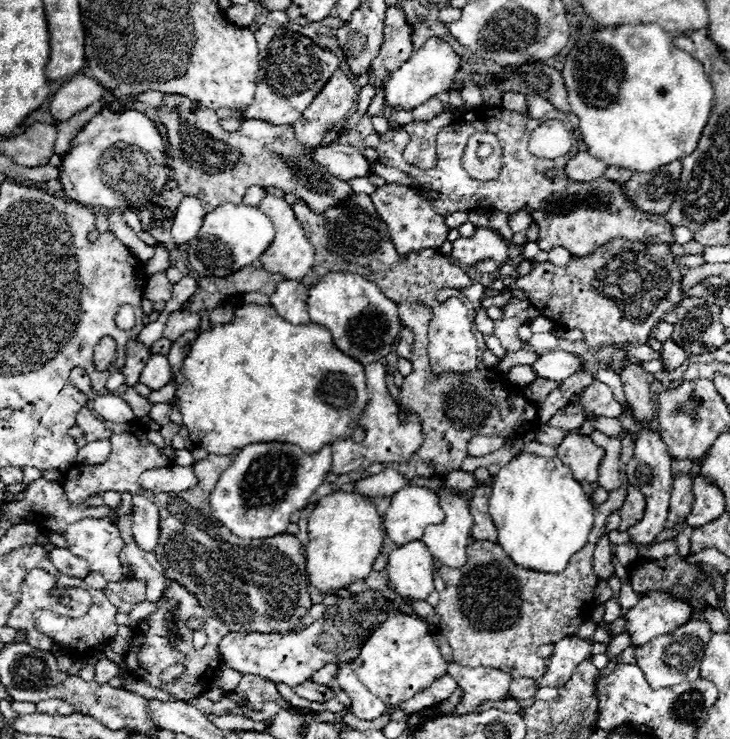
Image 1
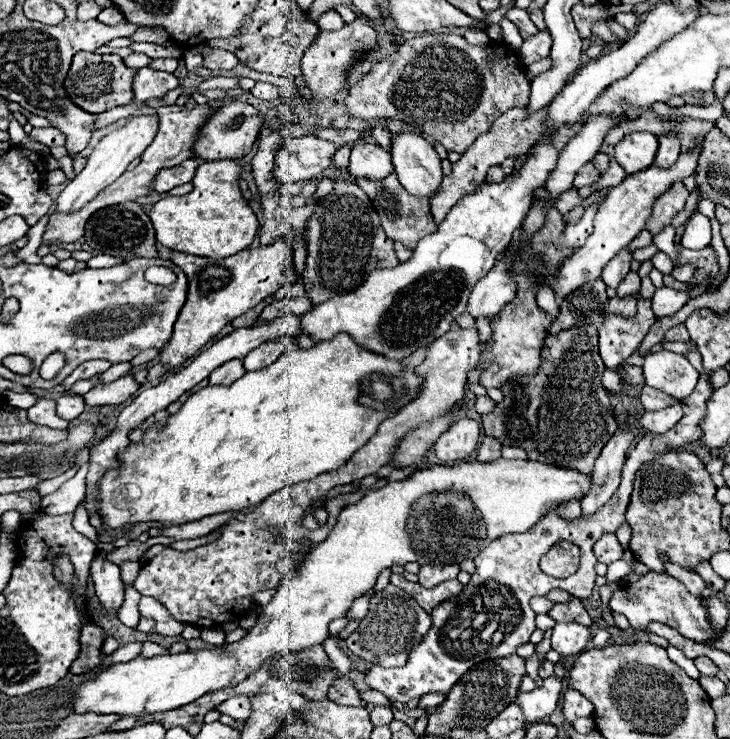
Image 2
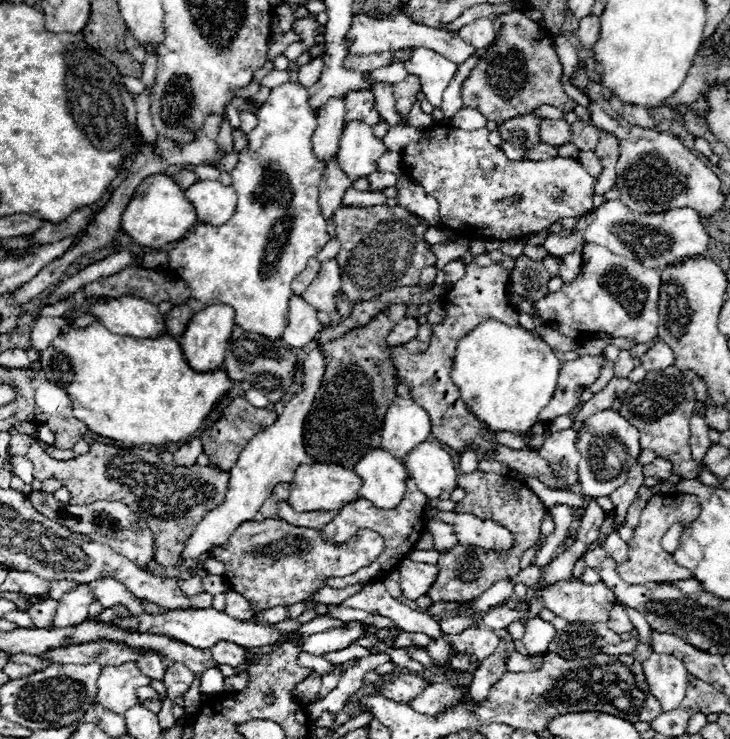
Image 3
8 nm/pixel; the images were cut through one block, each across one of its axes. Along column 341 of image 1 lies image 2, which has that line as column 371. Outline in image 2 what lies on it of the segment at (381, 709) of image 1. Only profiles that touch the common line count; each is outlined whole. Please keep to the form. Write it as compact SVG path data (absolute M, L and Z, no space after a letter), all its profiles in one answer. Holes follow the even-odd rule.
M700 378L694 394L690 398L682 400L684 402L684 418L674 426L674 430L668 430L666 434L646 434L638 446L630 452L626 458L626 464L622 468L622 482L620 488L616 490L614 498L598 514L590 516L588 520L578 518L574 522L566 522L554 514L546 514L540 518L540 522L530 528L524 534L508 534L502 538L496 538L490 542L488 548L474 558L476 564L476 574L472 574L470 584L462 590L458 598L450 598L436 606L430 616L432 616L432 626L424 634L422 642L410 650L408 662L402 668L380 668L380 666L370 666L366 672L366 682L382 692L388 700L392 702L402 702L406 704L412 698L422 698L424 694L430 692L442 692L448 694L450 688L458 682L458 678L470 670L474 664L490 660L490 658L506 658L516 654L518 646L526 644L530 640L530 634L536 628L535 612L530 610L530 598L532 596L544 596L554 588L562 588L568 594L576 598L588 598L590 592L594 590L594 580L596 580L596 556L592 552L592 546L598 538L604 534L616 534L616 530L626 524L626 508L630 504L630 494L632 494L632 482L638 472L638 468L654 458L658 452L666 450L676 450L678 446L684 446L688 442L698 440L698 422L702 420L702 414L706 414L706 402L710 400L714 388L706 378ZM556 540L570 540L580 546L582 560L580 560L580 570L570 576L570 578L552 578L546 576L540 570L540 556L546 554Z

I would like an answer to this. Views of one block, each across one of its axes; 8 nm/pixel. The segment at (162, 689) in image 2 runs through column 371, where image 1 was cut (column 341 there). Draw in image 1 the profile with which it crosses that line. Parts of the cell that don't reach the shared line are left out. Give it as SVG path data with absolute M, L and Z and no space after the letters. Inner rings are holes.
M346 492L324 496L308 516L306 572L310 584L324 596L328 592L338 592L352 582L364 580L372 572L372 564L380 554L382 540L384 528L372 502L360 494Z

